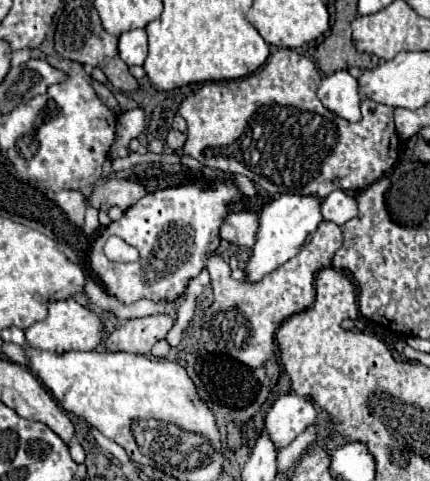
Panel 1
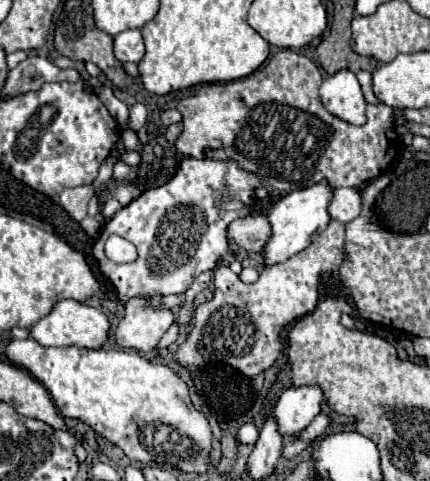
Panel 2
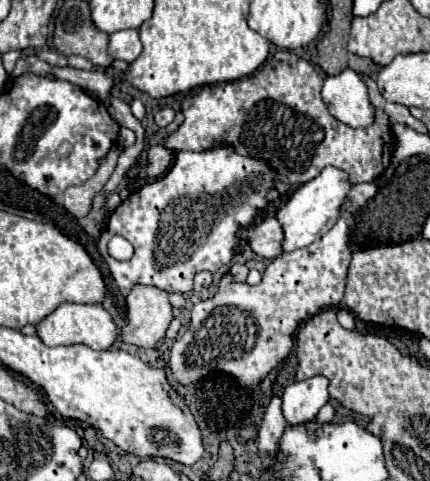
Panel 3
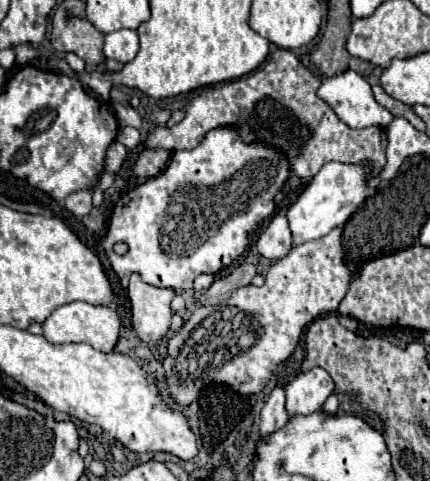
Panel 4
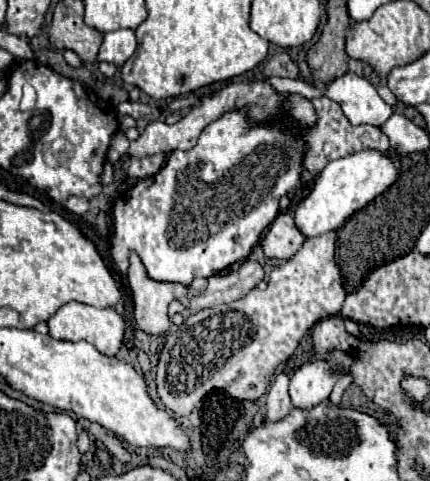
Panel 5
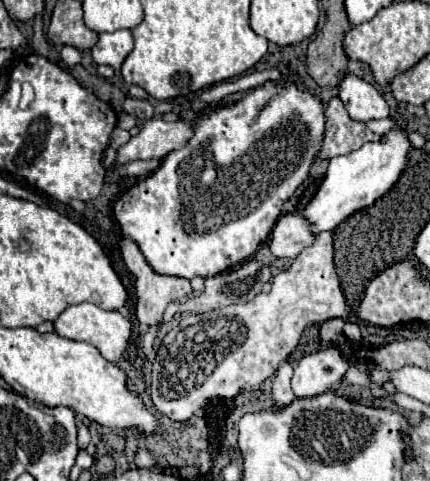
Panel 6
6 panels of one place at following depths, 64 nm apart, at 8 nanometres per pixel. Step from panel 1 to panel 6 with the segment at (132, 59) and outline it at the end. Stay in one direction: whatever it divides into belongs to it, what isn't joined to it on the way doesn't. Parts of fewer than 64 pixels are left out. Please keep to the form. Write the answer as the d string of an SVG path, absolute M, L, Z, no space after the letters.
M116 30L110 34L100 34L98 44L90 50L96 64L108 64L118 70L124 58L132 52L134 38L130 30Z

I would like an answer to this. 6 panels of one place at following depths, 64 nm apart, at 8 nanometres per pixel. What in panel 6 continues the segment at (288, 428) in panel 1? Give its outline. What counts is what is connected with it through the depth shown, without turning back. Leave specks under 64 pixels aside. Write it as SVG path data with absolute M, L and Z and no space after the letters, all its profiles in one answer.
M328 348L322 352L308 354L294 366L292 392L296 398L320 396L336 388L346 370L348 362L340 354L340 350Z

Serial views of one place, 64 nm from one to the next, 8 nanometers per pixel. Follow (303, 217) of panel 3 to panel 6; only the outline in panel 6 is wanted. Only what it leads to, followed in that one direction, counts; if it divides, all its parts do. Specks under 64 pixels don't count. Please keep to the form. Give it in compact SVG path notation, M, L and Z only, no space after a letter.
M392 130L384 138L386 138L384 142L368 142L346 156L336 156L330 160L318 192L300 212L308 220L312 234L334 230L350 214L366 206L372 206L374 200L384 196L384 192L388 192L392 184L396 184L400 172L406 166L406 154L410 150L410 142L406 140L402 130Z

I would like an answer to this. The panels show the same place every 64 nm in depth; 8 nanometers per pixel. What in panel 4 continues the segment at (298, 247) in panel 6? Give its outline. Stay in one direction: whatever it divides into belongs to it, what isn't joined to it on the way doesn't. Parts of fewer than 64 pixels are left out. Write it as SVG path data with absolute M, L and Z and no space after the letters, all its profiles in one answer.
M278 212L270 220L270 224L260 232L256 248L268 260L280 260L290 252L290 248L292 248L290 228L288 228L288 220L282 212Z

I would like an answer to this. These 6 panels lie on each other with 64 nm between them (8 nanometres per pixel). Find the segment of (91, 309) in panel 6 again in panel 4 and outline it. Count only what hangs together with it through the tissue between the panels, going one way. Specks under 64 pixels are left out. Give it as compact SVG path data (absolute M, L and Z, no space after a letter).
M70 302L70 304L56 308L44 320L42 330L44 330L44 338L50 344L86 342L100 352L112 352L116 342L118 342L118 334L120 334L120 318L114 310L110 310L106 306L92 306L92 304L86 304L86 302Z

